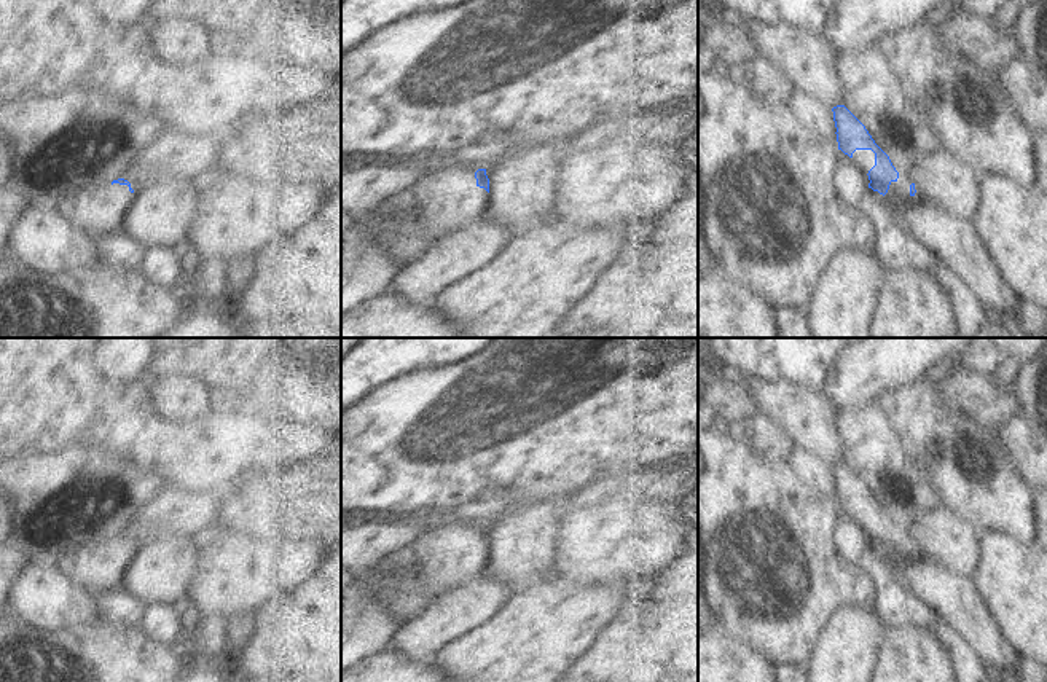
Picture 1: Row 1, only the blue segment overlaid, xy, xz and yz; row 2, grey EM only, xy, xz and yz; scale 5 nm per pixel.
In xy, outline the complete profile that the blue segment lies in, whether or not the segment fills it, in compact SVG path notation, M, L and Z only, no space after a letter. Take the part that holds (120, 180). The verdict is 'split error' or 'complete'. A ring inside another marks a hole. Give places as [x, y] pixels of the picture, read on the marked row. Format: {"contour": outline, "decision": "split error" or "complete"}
{"contour": "M124 178L113 180L108 188L108 194L113 198L115 202L120 202L129 193L134 193L134 190L131 188L131 183Z", "decision": "split error"}

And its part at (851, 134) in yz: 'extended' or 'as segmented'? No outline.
as segmented

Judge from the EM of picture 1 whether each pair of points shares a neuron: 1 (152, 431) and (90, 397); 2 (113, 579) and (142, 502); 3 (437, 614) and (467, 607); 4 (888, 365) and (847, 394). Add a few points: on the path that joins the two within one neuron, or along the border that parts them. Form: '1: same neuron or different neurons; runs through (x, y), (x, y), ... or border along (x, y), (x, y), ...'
1: same neuron; runs through (136, 431), (105, 413)
2: same neuron; runs through (125, 560), (137, 545), (141, 521)
3: same neuron; runs through (445, 614), (459, 609)
4: same neuron; runs through (878, 365), (856, 384)

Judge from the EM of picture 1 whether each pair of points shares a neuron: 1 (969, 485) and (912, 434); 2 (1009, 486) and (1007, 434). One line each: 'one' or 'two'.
1: one
2: two

